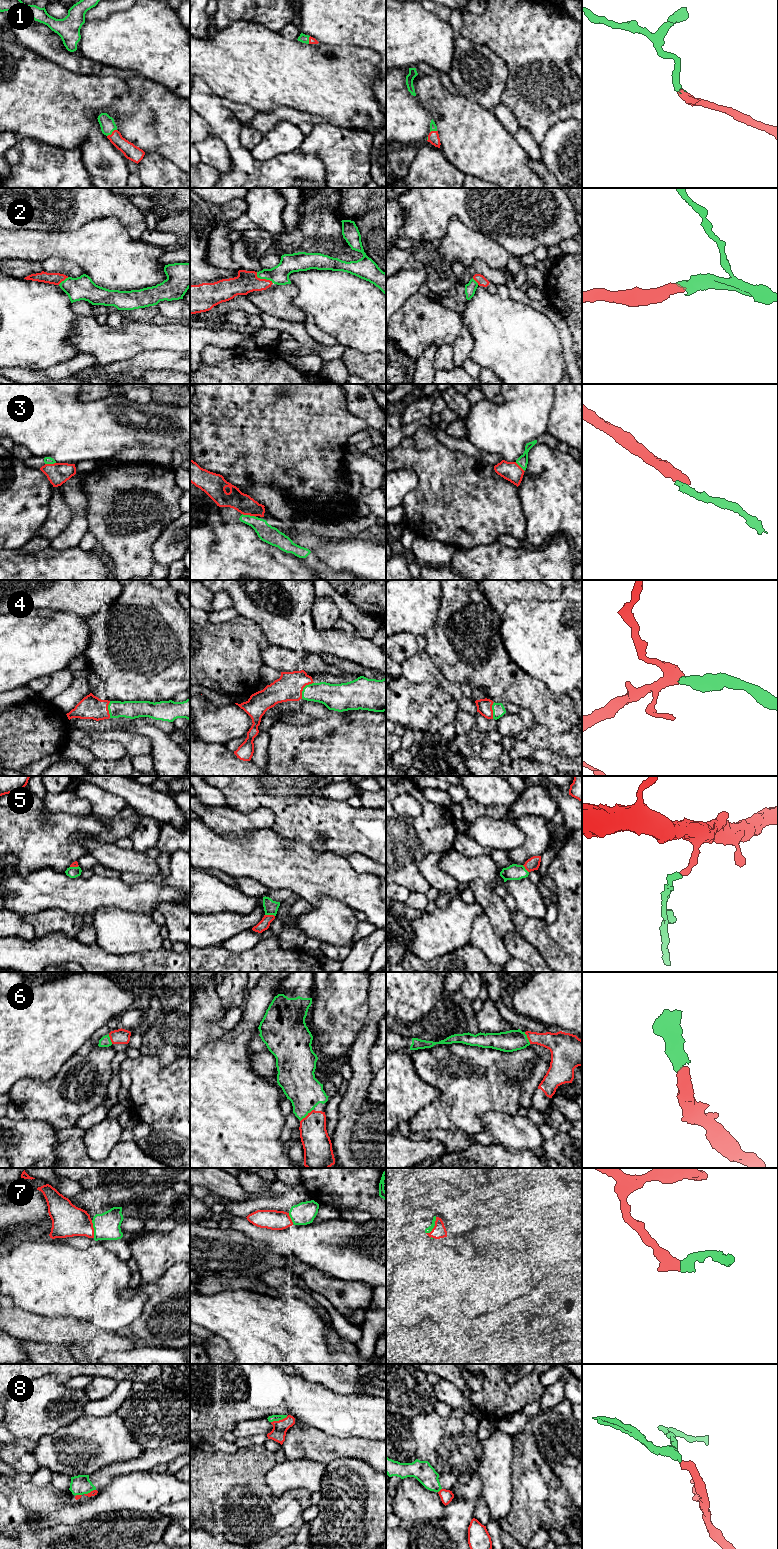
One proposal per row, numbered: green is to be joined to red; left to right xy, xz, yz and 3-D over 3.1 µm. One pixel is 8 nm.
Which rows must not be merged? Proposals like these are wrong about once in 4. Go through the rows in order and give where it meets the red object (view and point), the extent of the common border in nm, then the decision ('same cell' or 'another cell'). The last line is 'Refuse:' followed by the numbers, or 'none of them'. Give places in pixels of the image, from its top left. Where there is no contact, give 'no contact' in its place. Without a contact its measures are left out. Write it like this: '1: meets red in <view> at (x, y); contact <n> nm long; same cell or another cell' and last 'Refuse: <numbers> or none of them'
1: meets red in xy at (112, 133); contact 100 nm long; same cell
2: meets red in xz at (263, 279); contact 160 nm long; same cell
3: meets red in xz at (249, 514); contact 120 nm long; same cell
4: meets red in xz at (303, 687); contact 170 nm long; same cell
5: meets red in xz at (270, 915); contact 80 nm long; same cell
6: meets red in xz at (307, 1115); contact 150 nm long; same cell
7: meets red in yz at (434, 1226); contact 160 nm long; same cell
8: meets red in xz at (279, 1420); contact 140 nm long; same cell
Refuse: none of them

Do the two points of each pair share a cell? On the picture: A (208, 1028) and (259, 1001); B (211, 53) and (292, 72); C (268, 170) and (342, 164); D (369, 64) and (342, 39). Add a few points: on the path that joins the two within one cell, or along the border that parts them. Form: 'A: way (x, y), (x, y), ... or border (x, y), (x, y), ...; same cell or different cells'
A: border (229, 1030), (224, 1037), (208, 1043); different cells
B: way (231, 61), (245, 62), (264, 70), (272, 71); same cell
C: border (304, 152), (319, 157), (324, 166), (325, 177); different cells
D: way (362, 57), (349, 44); same cell

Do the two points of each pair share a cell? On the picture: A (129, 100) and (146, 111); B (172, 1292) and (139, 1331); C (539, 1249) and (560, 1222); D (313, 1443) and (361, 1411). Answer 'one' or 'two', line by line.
A: two
B: one
C: one
D: two

